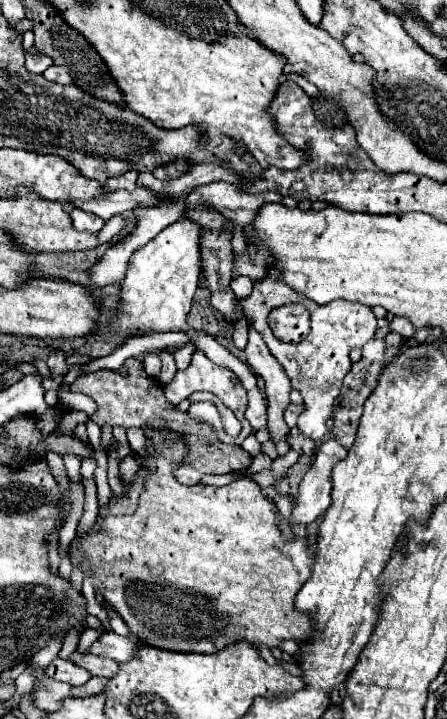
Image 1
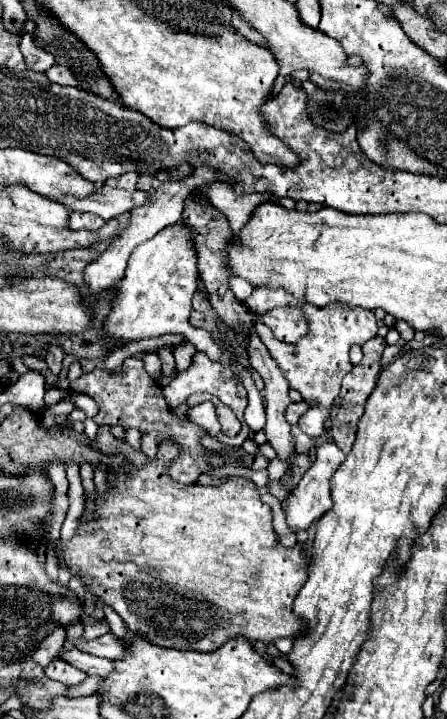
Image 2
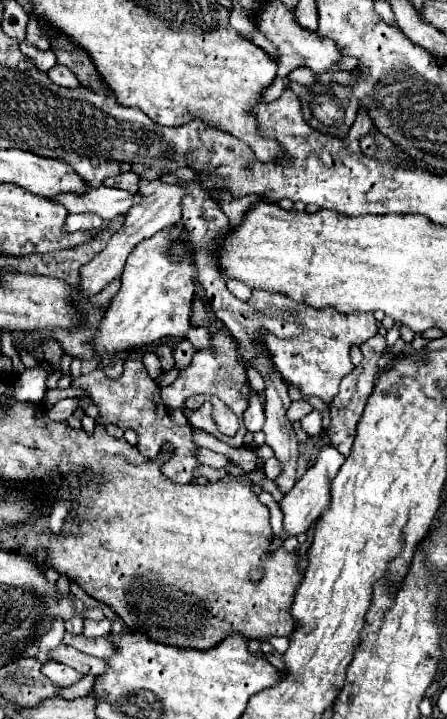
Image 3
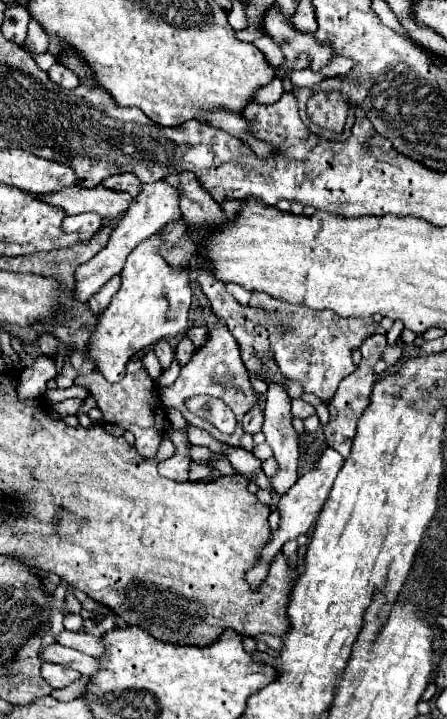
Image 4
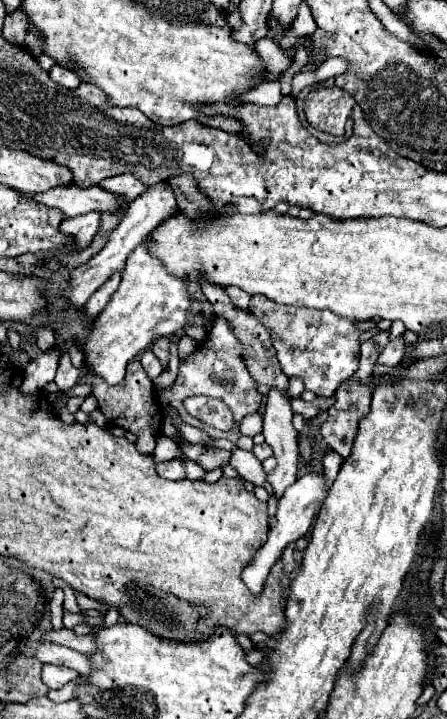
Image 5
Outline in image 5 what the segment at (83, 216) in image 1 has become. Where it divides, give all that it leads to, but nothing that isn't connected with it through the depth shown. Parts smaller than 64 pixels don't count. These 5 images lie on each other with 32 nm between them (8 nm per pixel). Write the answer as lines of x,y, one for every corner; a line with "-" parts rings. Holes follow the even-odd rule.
96,212
78,216
78,218
66,218
60,224
60,232
66,232
68,236
74,238
74,242
72,242
74,250
88,248
94,234
96,234
96,228
98,228
98,214

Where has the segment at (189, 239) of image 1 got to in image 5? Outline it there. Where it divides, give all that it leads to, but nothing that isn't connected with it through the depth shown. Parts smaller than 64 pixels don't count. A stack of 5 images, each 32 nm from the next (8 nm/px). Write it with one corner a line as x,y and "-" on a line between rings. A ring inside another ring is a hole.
140,244
128,256
118,290
98,314
82,346
86,368
90,370
90,374
104,378
108,384
118,384
126,374
126,364
138,352
146,350
160,336
172,336
184,330
188,322
188,306
188,282
168,274
160,260
150,256
148,248

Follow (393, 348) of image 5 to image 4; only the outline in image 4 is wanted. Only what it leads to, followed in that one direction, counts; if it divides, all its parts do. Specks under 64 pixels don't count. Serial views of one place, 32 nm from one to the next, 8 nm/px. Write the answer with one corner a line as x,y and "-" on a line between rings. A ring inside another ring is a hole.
394,342
394,344
388,344
384,348
384,354
382,354
382,360
388,364
388,366
394,366
398,364
398,360
402,358
404,350
402,350
402,344
400,342

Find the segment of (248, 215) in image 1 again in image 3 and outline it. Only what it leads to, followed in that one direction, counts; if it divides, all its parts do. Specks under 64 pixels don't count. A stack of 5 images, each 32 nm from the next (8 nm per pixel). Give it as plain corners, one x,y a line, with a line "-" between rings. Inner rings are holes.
210,192
210,194
212,194
212,196
214,196
214,200
220,204
222,212
228,216
228,220
230,220
230,226
232,226
232,228
236,228
236,226
242,222
242,218
244,218
246,210
250,208
250,204
254,204
254,202
258,202
258,200
260,200
258,196
234,198
234,196
230,196
228,192

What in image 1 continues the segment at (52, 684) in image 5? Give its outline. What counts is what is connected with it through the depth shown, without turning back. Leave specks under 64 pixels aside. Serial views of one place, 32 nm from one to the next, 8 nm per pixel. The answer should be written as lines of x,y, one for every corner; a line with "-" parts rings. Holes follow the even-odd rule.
56,658
48,668
46,668
46,676
58,680
58,682
66,682
66,684
72,684
72,686
82,686
90,674
84,670
84,668
78,668
76,664
72,664
70,660
62,660
62,658

